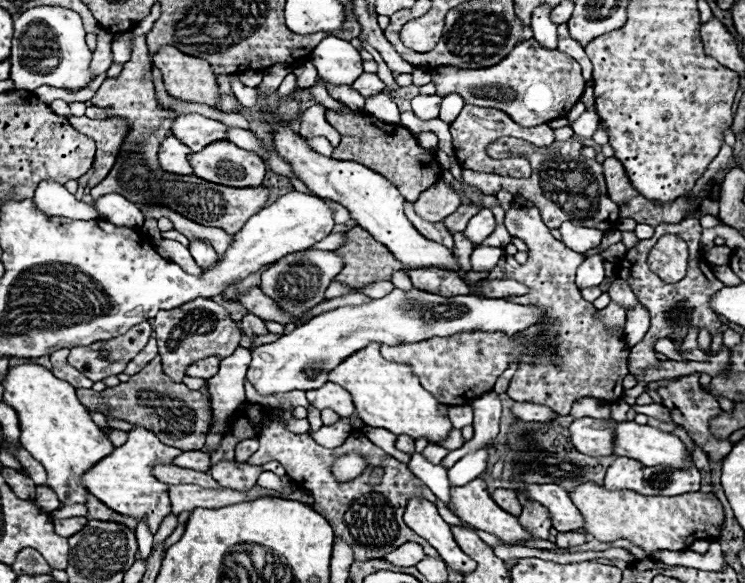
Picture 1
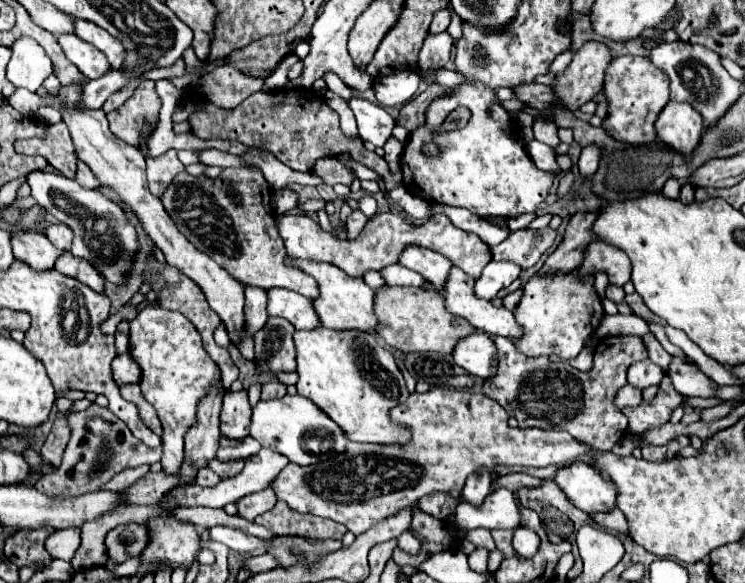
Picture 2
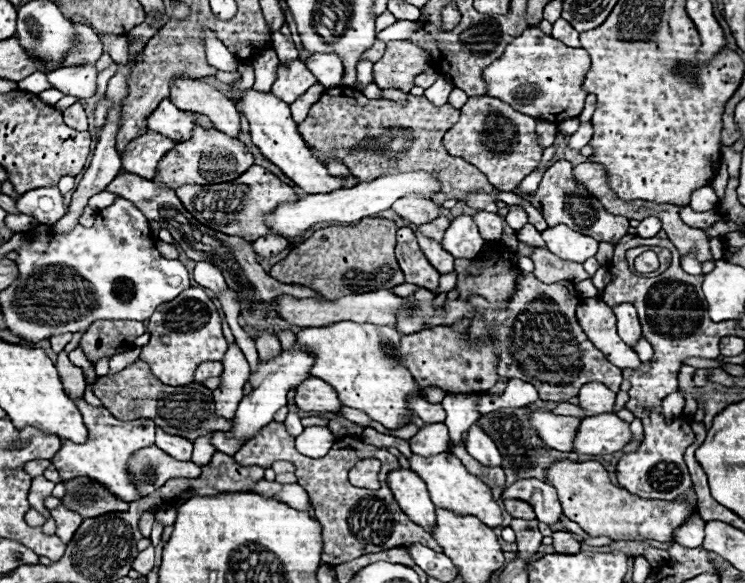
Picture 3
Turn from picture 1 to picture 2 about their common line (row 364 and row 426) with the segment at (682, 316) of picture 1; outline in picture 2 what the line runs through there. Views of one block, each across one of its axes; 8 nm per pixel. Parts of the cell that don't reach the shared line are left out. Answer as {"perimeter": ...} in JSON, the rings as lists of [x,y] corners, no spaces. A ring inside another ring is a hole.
{"perimeter":[[[668,376],[662,378],[660,390],[652,402],[638,404],[634,408],[624,408],[632,432],[644,432],[652,426],[662,426],[670,420],[672,412],[682,404],[682,394],[678,394]]]}

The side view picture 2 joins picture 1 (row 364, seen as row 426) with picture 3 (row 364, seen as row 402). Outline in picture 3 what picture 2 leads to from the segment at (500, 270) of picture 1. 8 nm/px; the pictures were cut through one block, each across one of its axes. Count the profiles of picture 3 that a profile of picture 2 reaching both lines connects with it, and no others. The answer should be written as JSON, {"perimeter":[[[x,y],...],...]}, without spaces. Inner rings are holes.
{"perimeter":[[[518,270],[518,286],[508,302],[494,306],[486,298],[472,294],[468,298],[476,304],[482,318],[474,318],[470,326],[470,338],[492,338],[498,352],[498,374],[506,380],[520,378],[538,390],[540,400],[564,402],[578,394],[580,386],[586,382],[602,382],[610,390],[618,392],[622,382],[622,370],[610,364],[604,354],[588,340],[584,330],[576,320],[576,306],[580,304],[580,294],[570,280],[556,284],[542,284],[532,272]],[[536,300],[550,300],[558,310],[528,310]]]}

